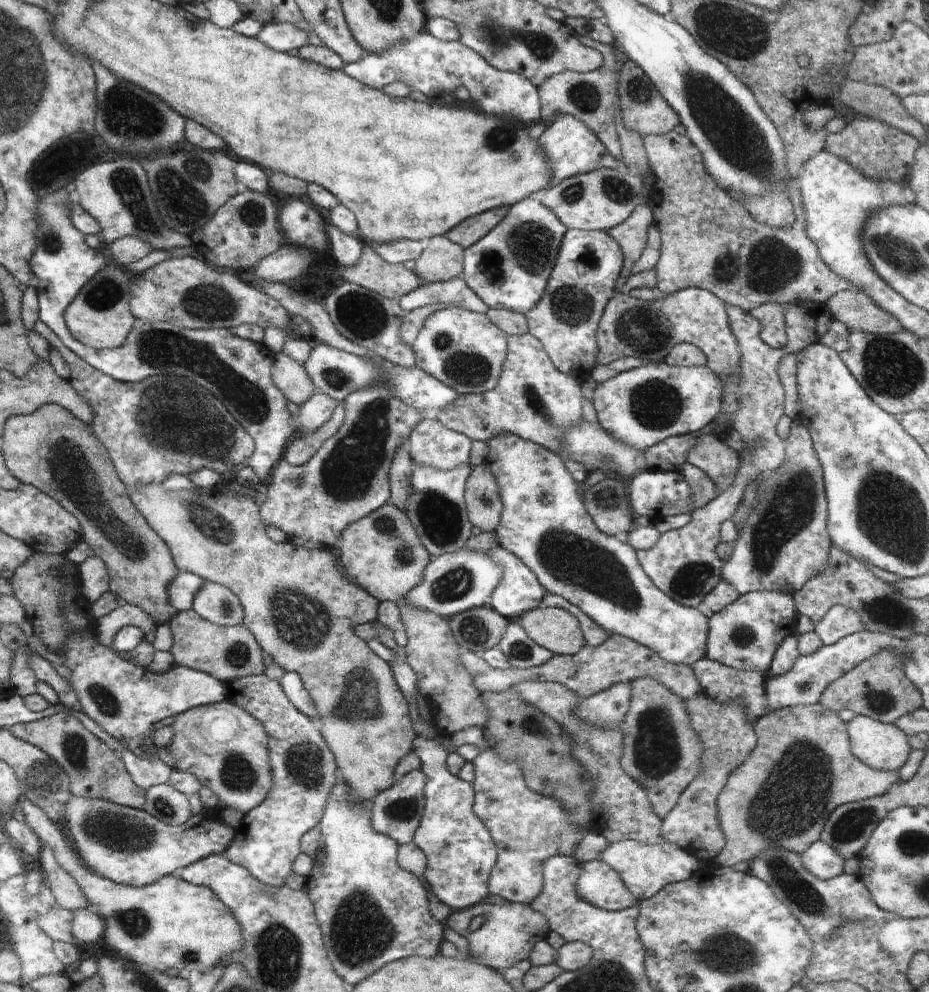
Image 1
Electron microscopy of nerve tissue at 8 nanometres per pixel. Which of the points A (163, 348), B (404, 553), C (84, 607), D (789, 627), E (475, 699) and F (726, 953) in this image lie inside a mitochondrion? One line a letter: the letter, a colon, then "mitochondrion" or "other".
A: mitochondrion
B: mitochondrion
C: other
D: other
E: other
F: mitochondrion

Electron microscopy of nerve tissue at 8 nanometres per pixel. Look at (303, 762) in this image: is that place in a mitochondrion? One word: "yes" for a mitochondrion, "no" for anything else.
yes

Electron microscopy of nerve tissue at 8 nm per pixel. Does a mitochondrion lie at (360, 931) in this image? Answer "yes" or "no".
yes

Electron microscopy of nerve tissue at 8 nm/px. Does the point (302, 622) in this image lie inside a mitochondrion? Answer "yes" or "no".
yes

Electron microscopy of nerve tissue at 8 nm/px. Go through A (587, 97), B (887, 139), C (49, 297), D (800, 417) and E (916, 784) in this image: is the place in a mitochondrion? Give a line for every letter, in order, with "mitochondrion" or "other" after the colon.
A: mitochondrion
B: other
C: other
D: other
E: other

